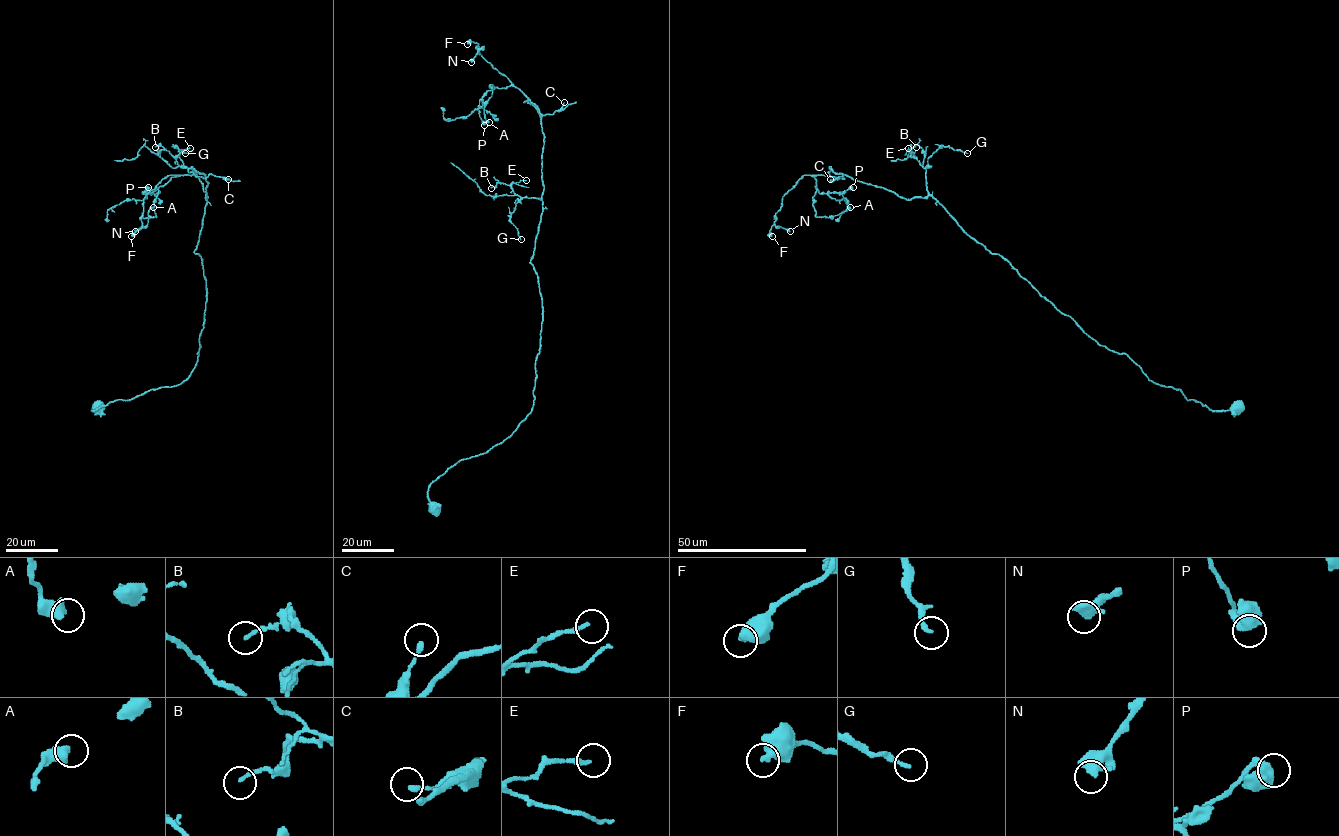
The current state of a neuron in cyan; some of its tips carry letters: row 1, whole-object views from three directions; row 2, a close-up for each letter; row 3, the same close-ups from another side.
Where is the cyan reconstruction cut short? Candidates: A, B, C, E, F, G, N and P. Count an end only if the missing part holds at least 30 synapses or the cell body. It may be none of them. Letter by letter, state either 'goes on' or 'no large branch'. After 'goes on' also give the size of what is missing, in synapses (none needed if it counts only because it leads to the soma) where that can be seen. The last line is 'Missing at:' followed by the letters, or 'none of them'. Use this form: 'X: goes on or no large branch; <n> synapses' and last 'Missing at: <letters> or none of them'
A: no large branch
B: no large branch
C: no large branch
E: no large branch
F: no large branch
G: no large branch
N: no large branch
P: no large branch
Missing at: none of them

